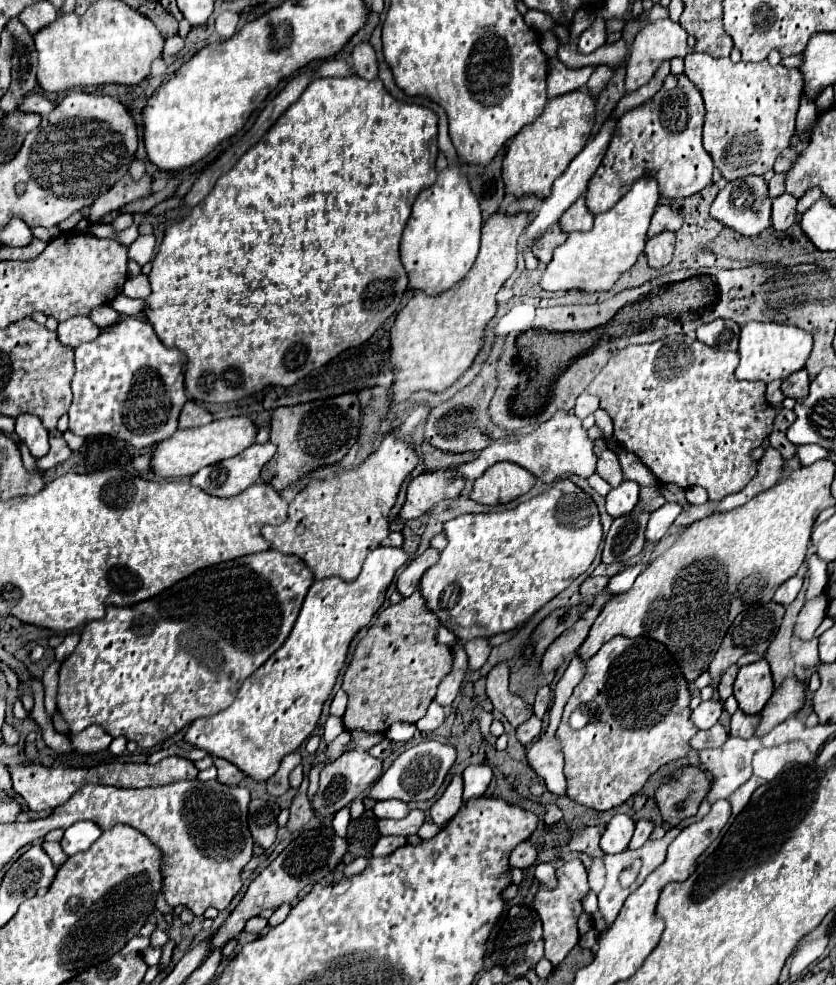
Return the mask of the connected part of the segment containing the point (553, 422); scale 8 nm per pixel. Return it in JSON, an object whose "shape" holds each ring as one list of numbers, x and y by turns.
{"shape":[[555,412,555,416,547,422,543,422,535,432,523,434,523,436,501,438,499,442,491,444,489,448,481,450,473,462,455,466,451,470,455,476,463,476,467,482,473,482,489,466,493,466,497,462,515,462,515,464,523,466,525,470,529,470,533,476,541,478,545,484,551,484,561,474,577,474,581,478,589,478,595,472,597,458,593,454,593,440,587,438,587,430,581,426,581,420,567,412]]}

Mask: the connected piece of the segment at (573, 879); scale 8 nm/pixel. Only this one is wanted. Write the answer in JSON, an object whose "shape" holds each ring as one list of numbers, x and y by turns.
{"shape":[[571,860,565,862,561,868,557,868,557,878,559,886,555,890,545,890,539,886,539,892,535,896,535,910,541,916,543,922,543,938,545,938,545,958,557,966,563,962,567,952,579,942,579,932,577,932,577,920,583,912,581,900,583,896,591,890,587,882,587,870,581,864,581,860]]}

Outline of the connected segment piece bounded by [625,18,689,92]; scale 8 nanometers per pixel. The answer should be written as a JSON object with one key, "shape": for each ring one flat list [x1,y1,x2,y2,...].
{"shape":[[669,18,665,20,657,20,647,24,637,36,635,42,631,46,631,54,627,58,627,78,625,78,625,88,627,92,633,92,637,88,641,88,643,84,647,84,653,74,657,72,657,68,671,58,685,58,689,54,689,46,687,46,687,32,681,28,681,24,671,22]]}

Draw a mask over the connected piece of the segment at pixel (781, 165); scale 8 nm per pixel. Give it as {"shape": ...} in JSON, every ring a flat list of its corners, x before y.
{"shape":[[785,150,779,158,777,158,777,162,775,162,775,166,773,166,773,170,775,170,775,174,781,174,781,172,787,172,789,168,791,168,791,164,793,164,793,160,795,160,795,152,793,150]]}

